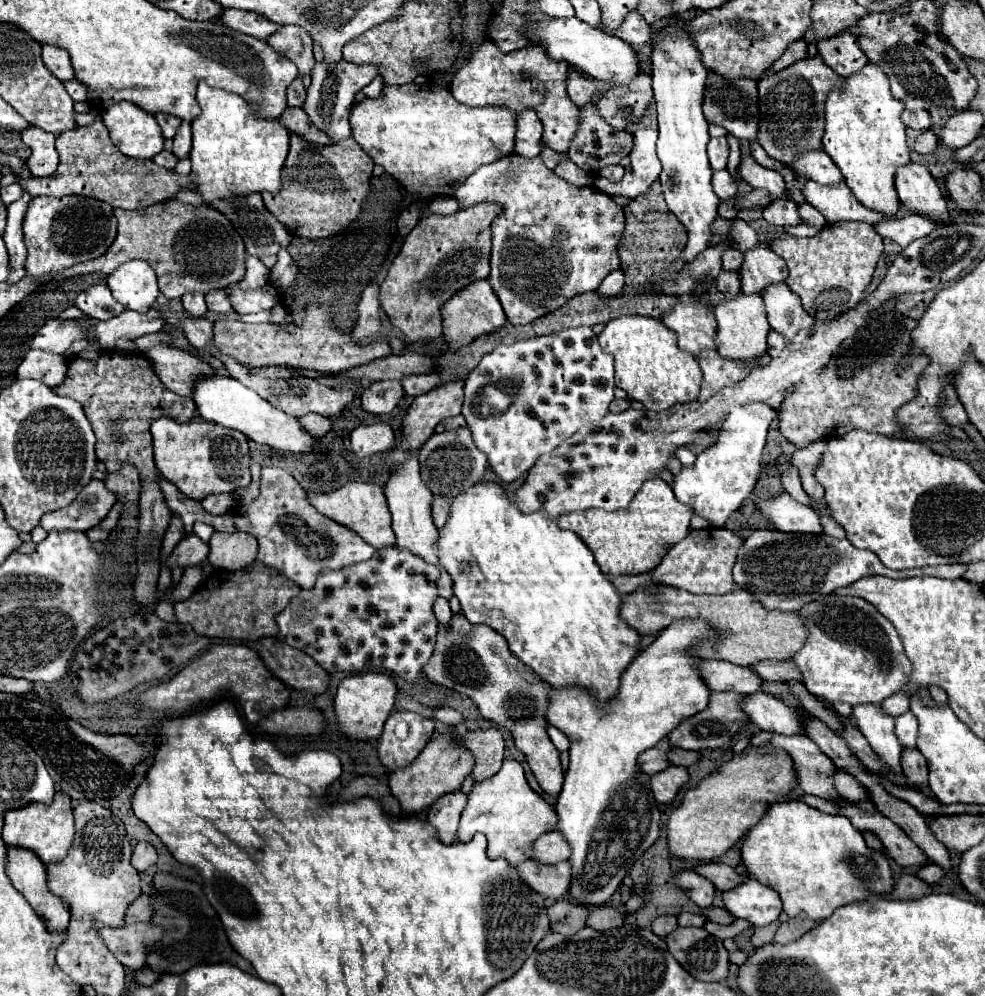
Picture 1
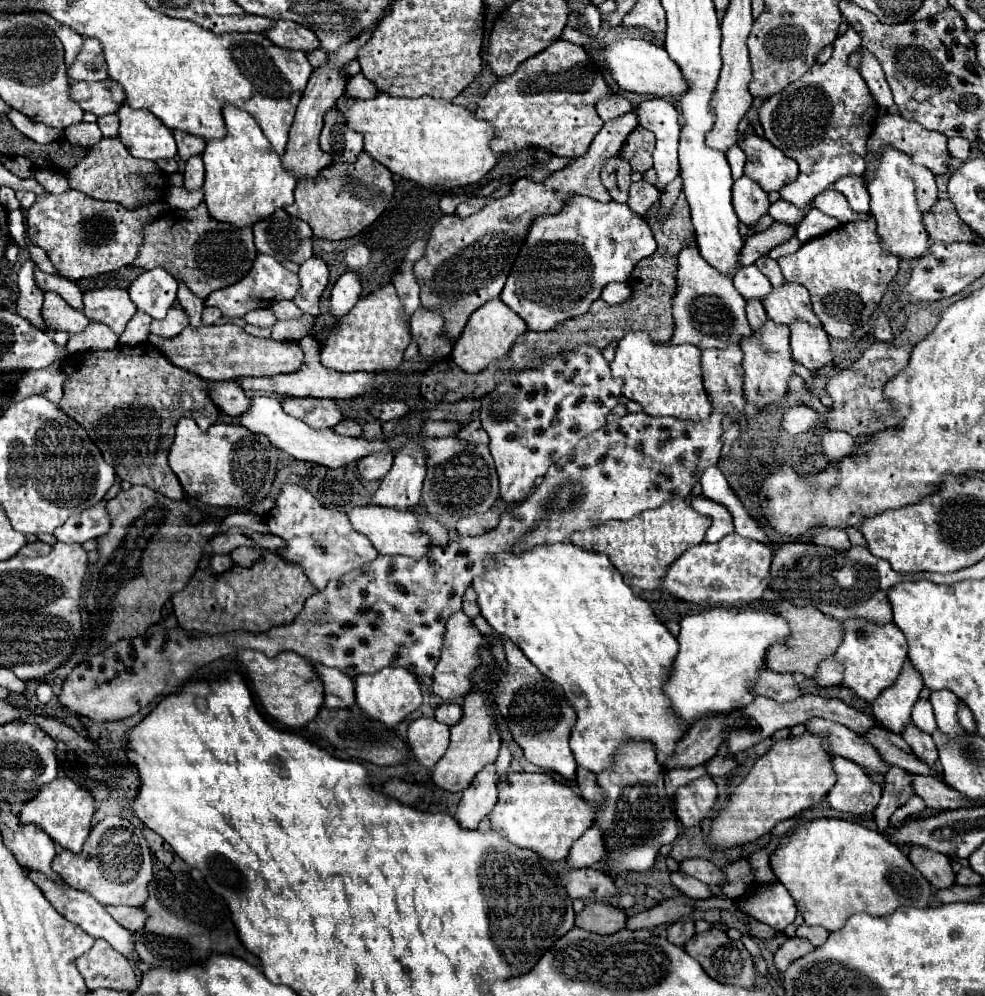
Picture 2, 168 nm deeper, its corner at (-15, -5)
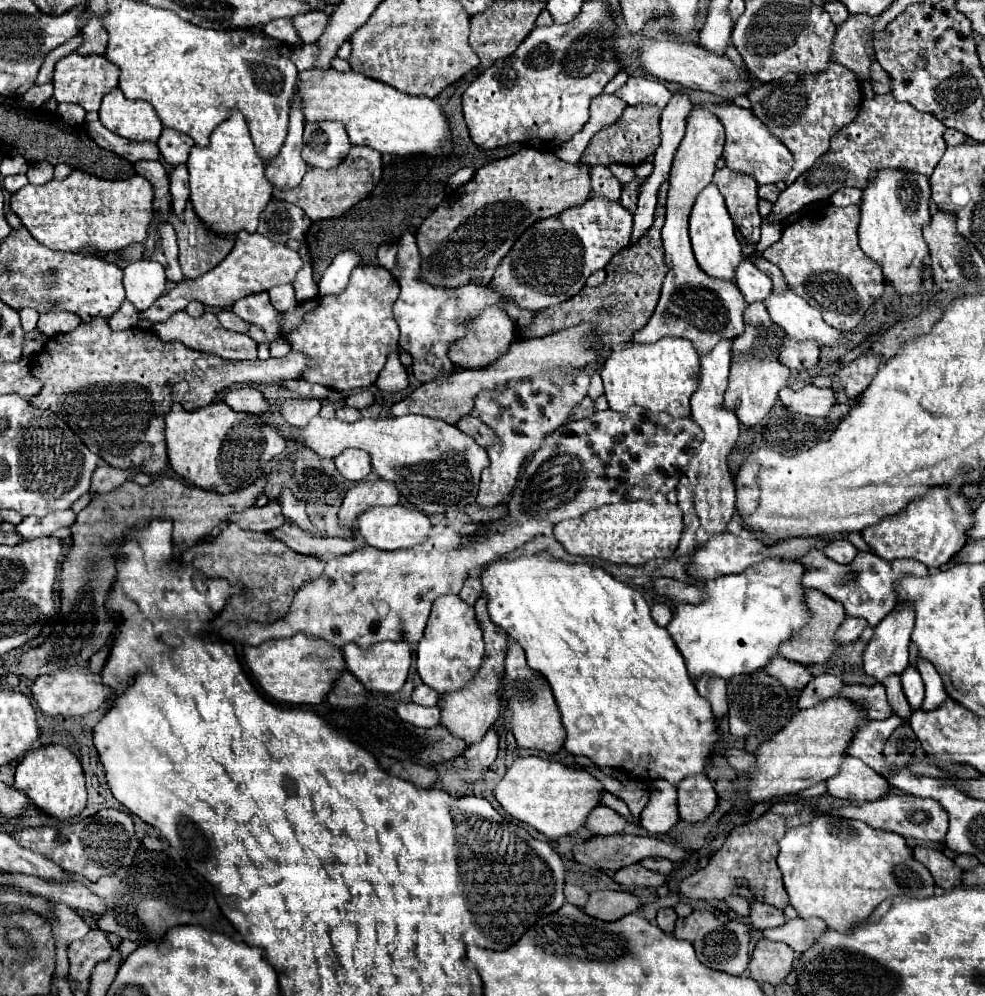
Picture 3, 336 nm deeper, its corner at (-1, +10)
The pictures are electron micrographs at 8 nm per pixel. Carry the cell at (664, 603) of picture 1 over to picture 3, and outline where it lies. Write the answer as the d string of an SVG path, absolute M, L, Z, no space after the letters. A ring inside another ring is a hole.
M807 589L807 605L809 605L809 609L813 613L811 623L805 625L805 629L801 631L801 637L795 637L793 641L785 641L785 645L781 645L781 649L779 649L779 655L789 659L789 661L803 663L803 665L825 663L839 649L839 645L835 643L835 633L841 627L841 623L847 619L847 613L845 613L845 607L839 601L827 597L825 593L821 593L817 589Z

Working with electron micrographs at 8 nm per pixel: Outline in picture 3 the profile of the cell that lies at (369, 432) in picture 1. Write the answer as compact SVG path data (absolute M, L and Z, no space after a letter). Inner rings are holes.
M345 449L339 457L335 457L337 471L349 479L349 481L361 481L371 471L371 461L367 453L361 453L361 449Z

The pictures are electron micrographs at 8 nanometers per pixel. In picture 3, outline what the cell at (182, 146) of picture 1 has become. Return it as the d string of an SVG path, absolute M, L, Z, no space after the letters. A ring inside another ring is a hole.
M179 165L177 169L171 171L171 177L169 179L171 179L171 197L173 197L171 209L173 209L173 213L177 213L177 217L181 217L183 211L185 211L187 199L189 199L187 167L185 165Z

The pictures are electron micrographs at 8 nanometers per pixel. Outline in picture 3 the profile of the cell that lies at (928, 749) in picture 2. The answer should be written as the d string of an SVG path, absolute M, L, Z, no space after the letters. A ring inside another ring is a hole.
M889 675L889 677L885 677L885 689L887 689L887 697L889 697L889 701L891 701L891 705L893 705L893 711L897 713L897 715L901 715L901 717L909 717L911 715L911 707L909 707L909 703L907 703L907 697L905 697L905 693L903 693L903 687L901 687L901 677L899 675Z

